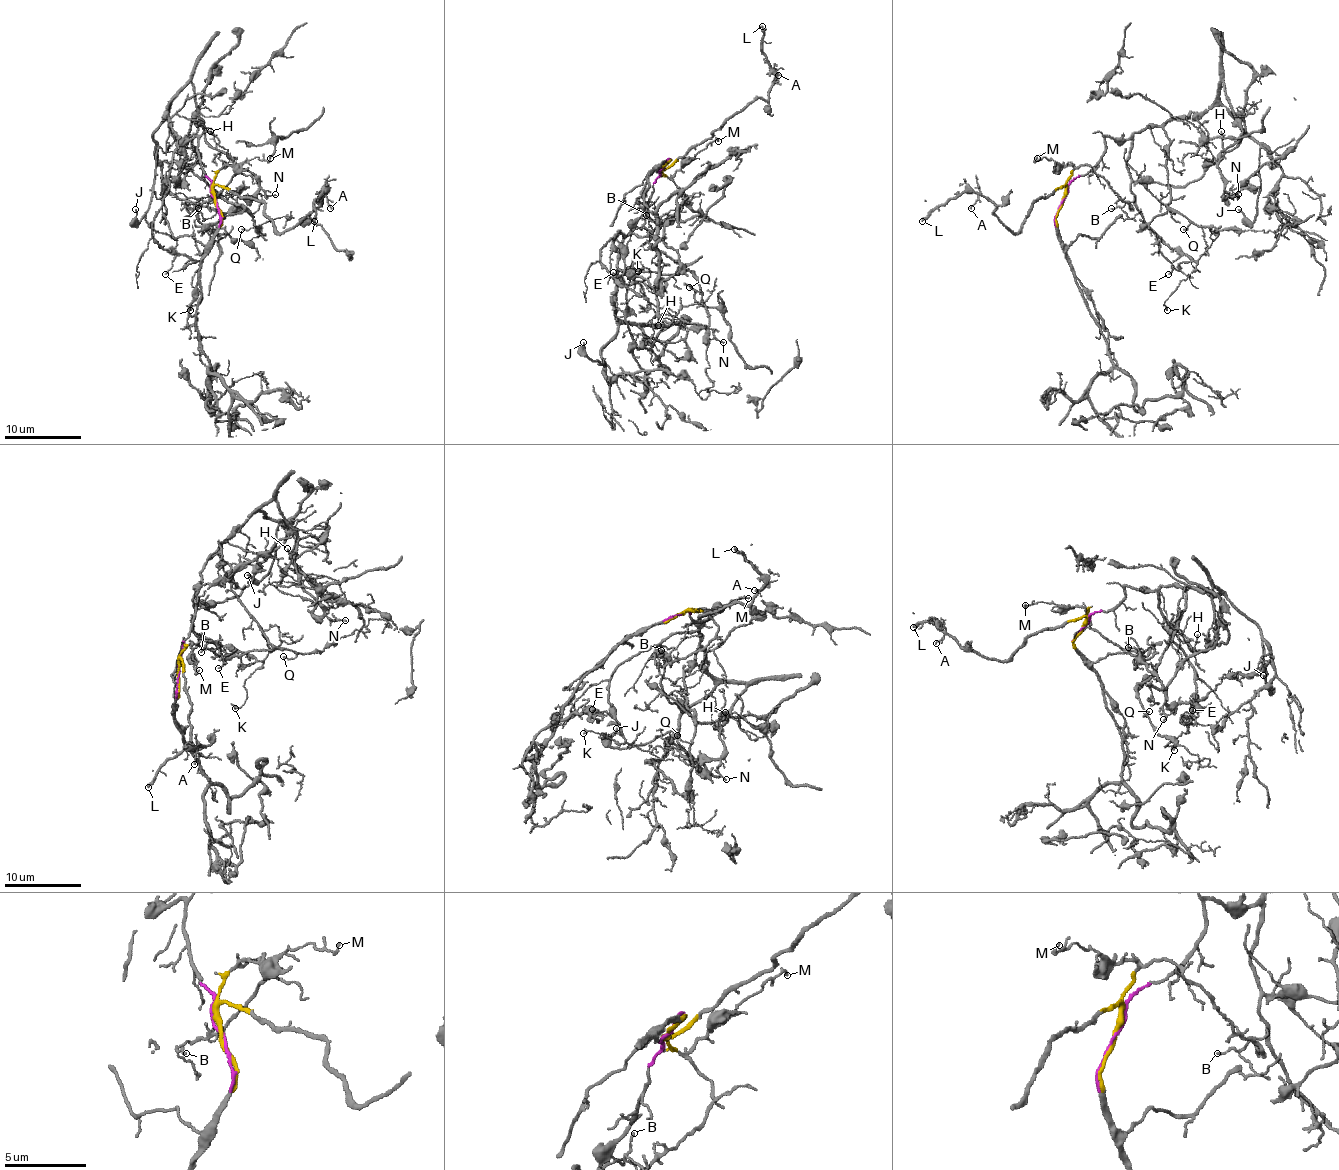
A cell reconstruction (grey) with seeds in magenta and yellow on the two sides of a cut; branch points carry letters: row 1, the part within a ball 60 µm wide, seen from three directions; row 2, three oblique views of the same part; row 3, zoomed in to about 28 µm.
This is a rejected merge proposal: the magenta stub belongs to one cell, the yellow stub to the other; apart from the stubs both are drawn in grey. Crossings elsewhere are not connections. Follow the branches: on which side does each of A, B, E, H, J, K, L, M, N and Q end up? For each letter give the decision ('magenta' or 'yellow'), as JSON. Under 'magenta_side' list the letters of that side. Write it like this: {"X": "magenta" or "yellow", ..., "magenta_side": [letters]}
{"A": "yellow", "B": "yellow", "E": "magenta", "H": "magenta", "J": "magenta", "K": "magenta", "L": "yellow", "M": "yellow", "N": "magenta", "Q": "magenta", "magenta_side": ["E", "H", "J", "K", "N", "Q"]}

